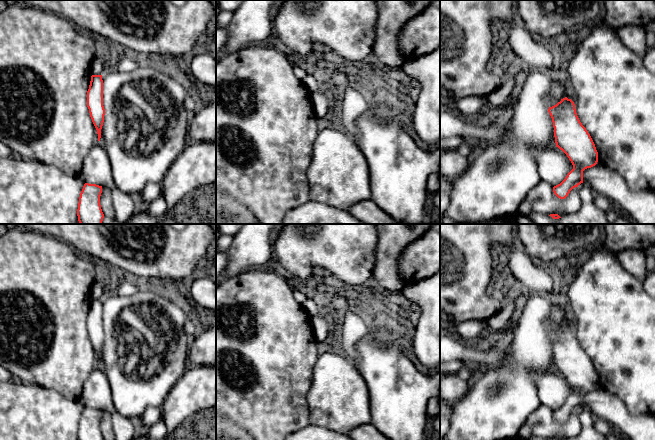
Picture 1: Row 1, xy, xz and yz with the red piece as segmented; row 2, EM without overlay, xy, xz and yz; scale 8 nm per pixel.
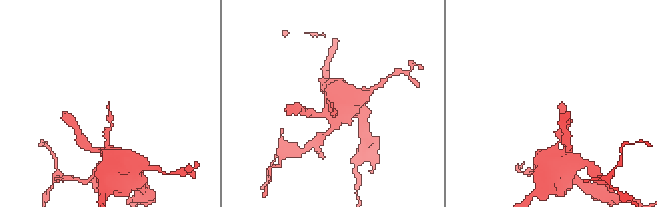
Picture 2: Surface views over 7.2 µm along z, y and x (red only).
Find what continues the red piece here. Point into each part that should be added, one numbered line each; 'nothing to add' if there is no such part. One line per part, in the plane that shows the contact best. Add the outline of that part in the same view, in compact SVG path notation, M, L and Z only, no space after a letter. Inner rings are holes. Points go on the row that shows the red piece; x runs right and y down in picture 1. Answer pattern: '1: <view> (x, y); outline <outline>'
nothing to add

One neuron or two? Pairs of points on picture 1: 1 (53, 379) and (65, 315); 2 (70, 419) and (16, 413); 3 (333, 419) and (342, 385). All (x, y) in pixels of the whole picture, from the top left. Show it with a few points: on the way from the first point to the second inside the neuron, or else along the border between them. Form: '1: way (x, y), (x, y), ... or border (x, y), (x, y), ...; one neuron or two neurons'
1: way (53, 363), (53, 348), (57, 331); one neuron
2: way (57, 419), (52, 421), (29, 421); one neuron
3: way (333, 411), (333, 405), (338, 400), (339, 393); one neuron

